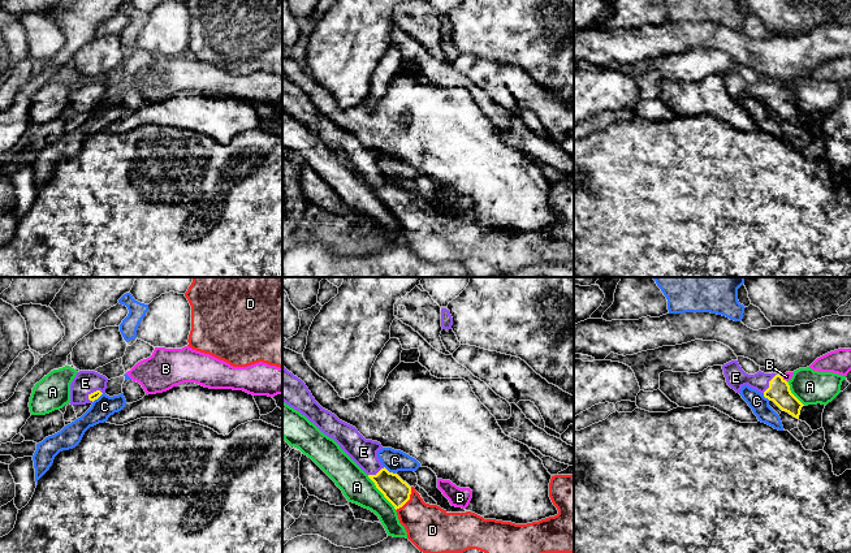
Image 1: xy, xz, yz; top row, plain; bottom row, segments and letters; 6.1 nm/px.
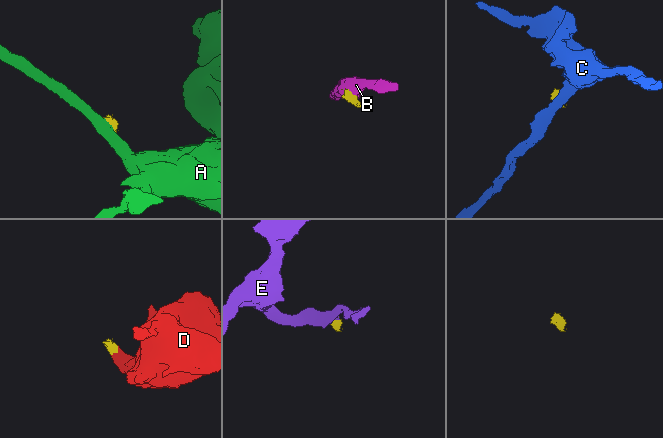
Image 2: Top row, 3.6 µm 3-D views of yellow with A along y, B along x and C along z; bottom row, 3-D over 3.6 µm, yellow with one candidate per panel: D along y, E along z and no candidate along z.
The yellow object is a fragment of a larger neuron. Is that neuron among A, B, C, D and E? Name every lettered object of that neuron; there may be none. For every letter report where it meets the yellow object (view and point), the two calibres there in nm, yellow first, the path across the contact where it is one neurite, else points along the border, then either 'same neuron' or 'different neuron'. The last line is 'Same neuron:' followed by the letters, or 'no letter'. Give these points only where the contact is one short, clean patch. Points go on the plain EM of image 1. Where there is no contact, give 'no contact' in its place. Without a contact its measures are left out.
A: xz (380, 199) | 160/190 nm | along xz (367, 184), (396, 217) | different neuron
B: yz (782, 87) | 140/50 nm | along yz (780, 83), (786, 90) | different neuron
C: xz (388, 180) | 160/140 nm | along xz (384, 175), (394, 182) | different neuron
D: xz (407, 208) | 160/280 nm | across xz (396, 199), (407, 208), (410, 216), (432, 238) | same neuron
E: yz (769, 93) | 140/130 nm | across yz (778, 100), (769, 93), (735, 86) | same neuron
Same neuron: D, E

